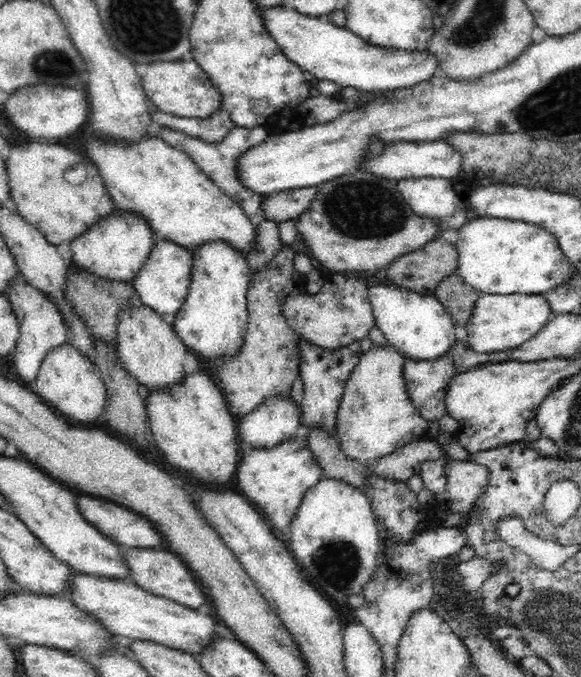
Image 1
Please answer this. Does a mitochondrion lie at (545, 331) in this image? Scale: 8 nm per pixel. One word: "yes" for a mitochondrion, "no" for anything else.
no

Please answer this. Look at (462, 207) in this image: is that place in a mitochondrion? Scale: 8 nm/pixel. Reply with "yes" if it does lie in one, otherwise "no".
no

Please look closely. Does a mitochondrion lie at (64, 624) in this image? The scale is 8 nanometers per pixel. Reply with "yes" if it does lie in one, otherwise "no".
no

